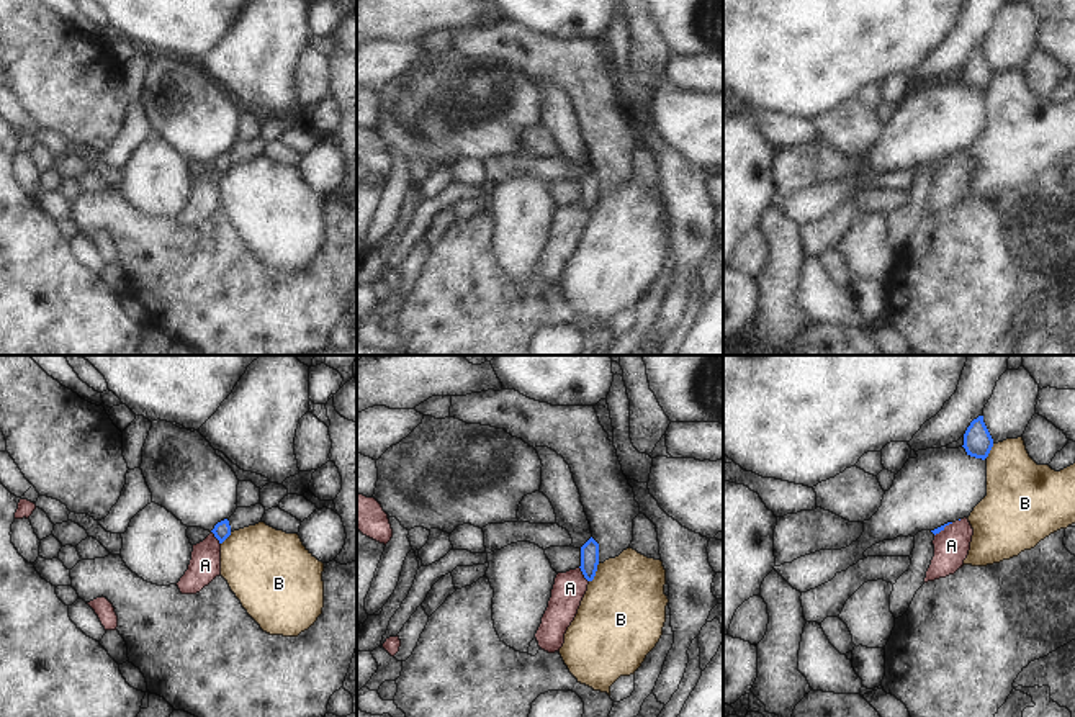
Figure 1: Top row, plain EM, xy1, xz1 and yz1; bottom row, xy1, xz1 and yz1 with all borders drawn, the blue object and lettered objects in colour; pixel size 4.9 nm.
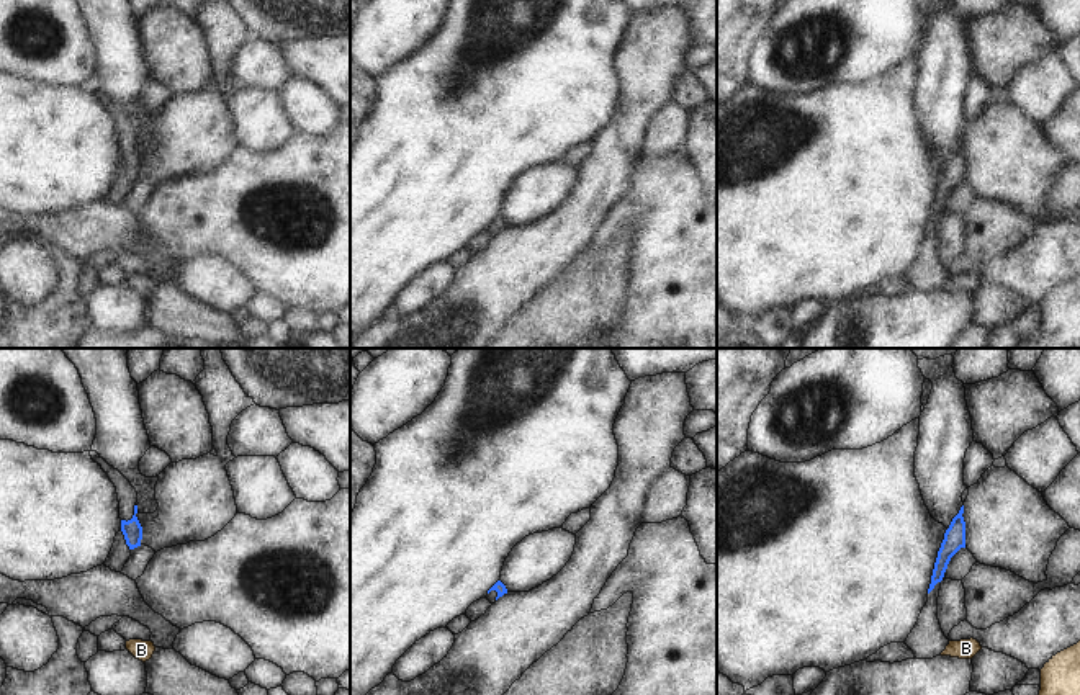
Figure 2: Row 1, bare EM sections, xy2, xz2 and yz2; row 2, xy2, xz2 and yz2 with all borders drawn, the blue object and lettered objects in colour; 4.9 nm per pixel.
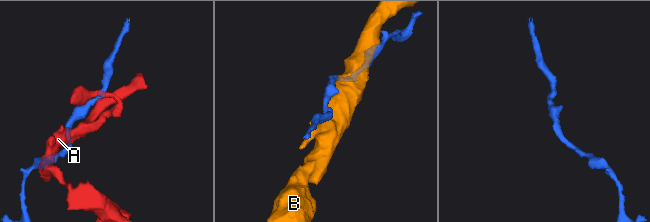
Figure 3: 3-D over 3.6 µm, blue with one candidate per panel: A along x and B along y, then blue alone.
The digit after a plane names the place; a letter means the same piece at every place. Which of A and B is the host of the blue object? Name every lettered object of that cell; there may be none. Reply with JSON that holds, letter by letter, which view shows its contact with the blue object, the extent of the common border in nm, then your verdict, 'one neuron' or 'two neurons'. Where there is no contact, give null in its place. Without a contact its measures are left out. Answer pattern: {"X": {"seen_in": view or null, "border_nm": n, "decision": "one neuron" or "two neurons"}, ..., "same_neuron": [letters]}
{"A": {"seen_in": "xz1", "border_nm": 90, "decision": "two neurons"}, "B": {"seen_in": "xz1", "border_nm": 110, "decision": "two neurons"}, "same_neuron": []}

